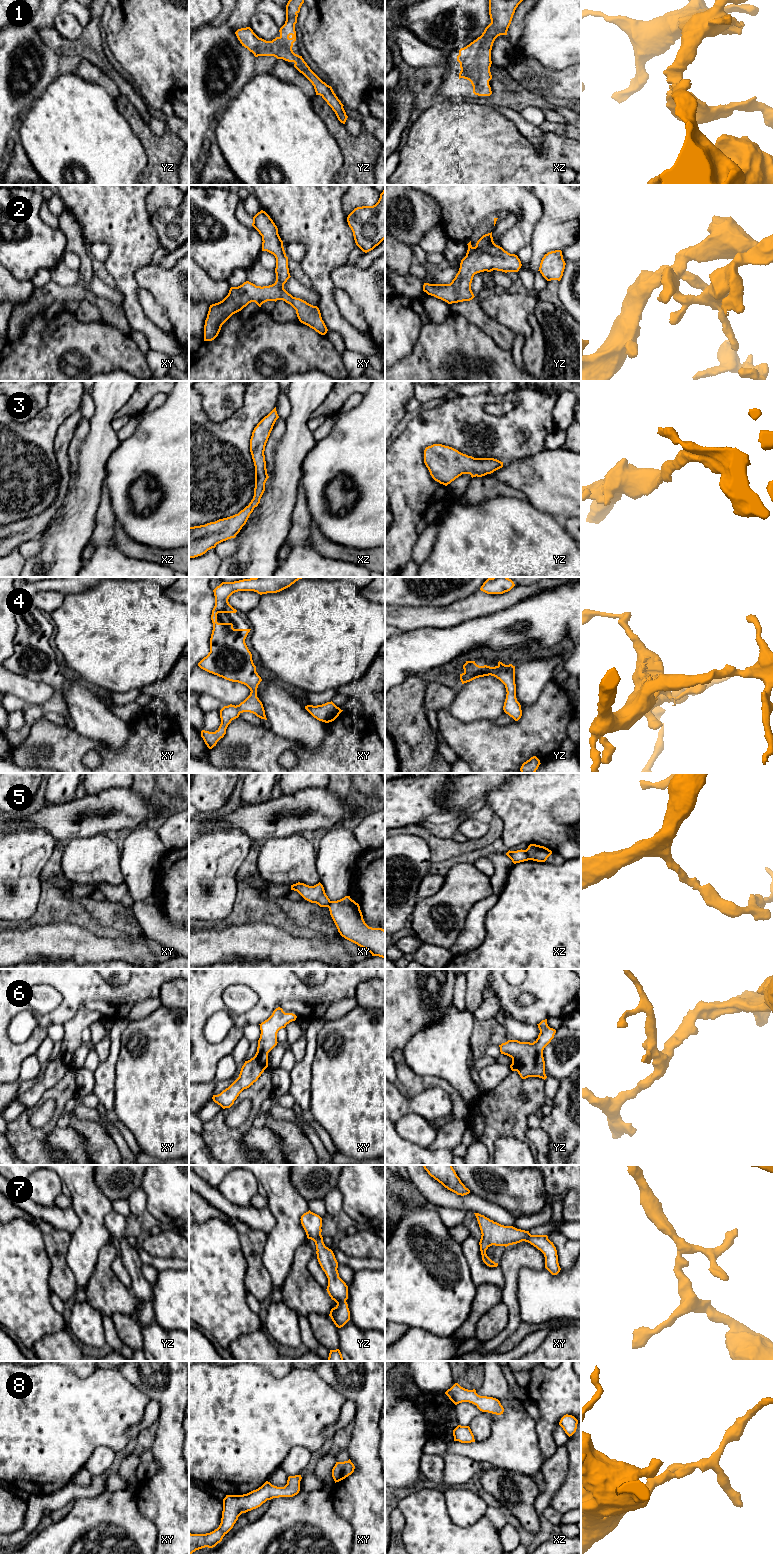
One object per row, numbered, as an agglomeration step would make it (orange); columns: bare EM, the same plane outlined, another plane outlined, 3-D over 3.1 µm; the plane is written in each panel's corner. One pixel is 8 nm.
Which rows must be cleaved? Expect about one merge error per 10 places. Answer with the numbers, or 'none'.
5

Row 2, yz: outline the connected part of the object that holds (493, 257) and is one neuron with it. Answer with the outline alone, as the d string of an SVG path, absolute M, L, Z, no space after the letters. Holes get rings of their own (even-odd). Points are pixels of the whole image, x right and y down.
M492 232L483 235L476 243L476 246L471 245L471 241L467 244L468 250L466 256L461 260L460 268L455 278L450 284L429 284L424 283L423 291L428 295L441 299L448 304L470 301L475 296L471 290L471 283L475 274L480 272L491 272L493 270L502 272L518 272L522 264L520 259L515 254L510 254L502 247L496 245L493 241Z

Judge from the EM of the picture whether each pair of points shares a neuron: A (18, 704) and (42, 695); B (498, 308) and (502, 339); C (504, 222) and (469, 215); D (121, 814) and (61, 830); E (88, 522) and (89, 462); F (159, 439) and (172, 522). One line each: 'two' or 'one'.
A: two
B: two
C: two
D: one
E: one
F: one

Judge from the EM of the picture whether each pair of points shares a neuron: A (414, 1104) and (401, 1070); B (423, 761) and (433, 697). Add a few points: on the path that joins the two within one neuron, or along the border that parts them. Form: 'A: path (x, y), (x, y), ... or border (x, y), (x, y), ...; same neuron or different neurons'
A: border (395, 1084), (397, 1089), (409, 1098), (433, 1087); different neurons
B: border (426, 685), (424, 693), (425, 709); different neurons

